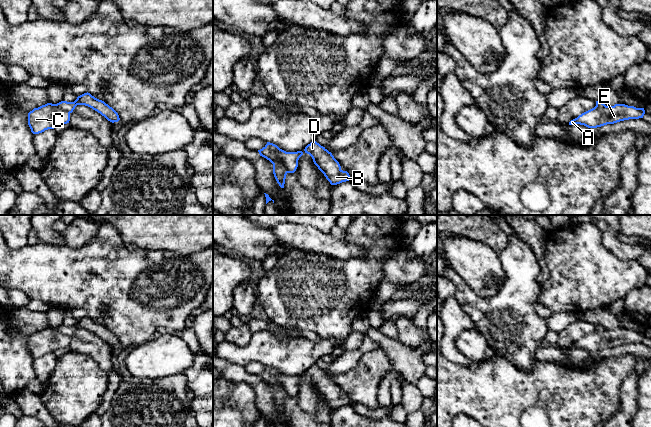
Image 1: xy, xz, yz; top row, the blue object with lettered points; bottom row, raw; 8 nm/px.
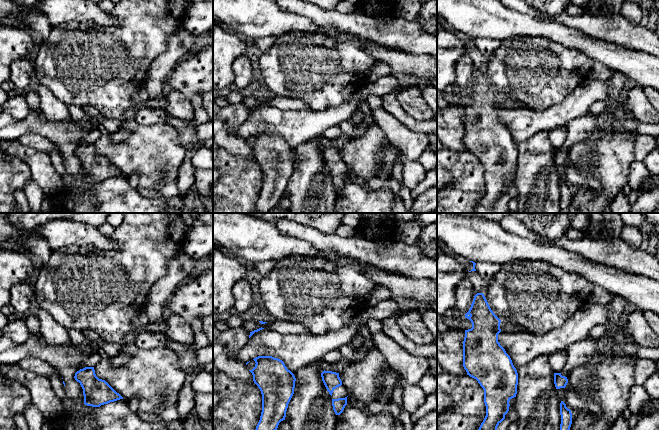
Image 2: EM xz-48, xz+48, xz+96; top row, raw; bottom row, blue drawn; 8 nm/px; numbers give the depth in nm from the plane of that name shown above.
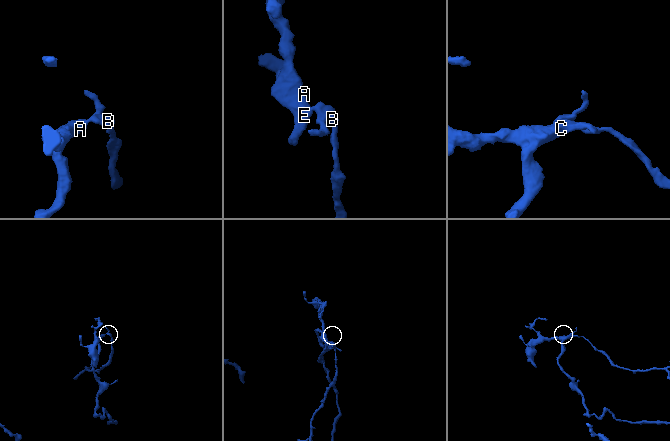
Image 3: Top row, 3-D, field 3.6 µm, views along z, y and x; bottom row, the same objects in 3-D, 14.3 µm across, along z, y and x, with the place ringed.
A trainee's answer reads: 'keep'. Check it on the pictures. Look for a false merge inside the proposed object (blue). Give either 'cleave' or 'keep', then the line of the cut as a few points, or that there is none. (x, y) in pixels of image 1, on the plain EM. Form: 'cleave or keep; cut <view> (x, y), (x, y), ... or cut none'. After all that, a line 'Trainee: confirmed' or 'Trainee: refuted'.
cleave; cut xz (281, 373), (282, 386), (289, 396)
Trainee: refuted

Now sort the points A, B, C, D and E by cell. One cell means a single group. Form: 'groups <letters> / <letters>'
groups A C E / B D

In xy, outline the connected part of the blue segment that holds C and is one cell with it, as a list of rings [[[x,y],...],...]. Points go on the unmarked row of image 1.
[[[52,327],[34,332],[28,337],[28,349],[33,358],[39,358],[48,353],[54,353],[60,348],[69,347],[69,345],[70,337]]]

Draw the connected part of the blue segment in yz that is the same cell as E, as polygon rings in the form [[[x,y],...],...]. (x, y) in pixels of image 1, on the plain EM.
[[[625,328],[605,329],[602,331],[595,330],[571,344],[569,349],[580,348],[588,352],[597,352],[624,344],[643,342],[644,338],[644,332],[636,332]]]

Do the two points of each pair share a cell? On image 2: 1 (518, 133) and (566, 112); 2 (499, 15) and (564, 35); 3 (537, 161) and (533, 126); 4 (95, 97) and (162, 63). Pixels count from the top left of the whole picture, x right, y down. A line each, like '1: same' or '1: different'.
1: same
2: same
3: different
4: different

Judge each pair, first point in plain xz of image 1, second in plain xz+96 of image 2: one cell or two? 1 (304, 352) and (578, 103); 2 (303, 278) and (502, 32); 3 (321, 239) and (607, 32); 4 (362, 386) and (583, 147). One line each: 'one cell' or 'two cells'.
1: one cell
2: two cells
3: one cell
4: one cell

